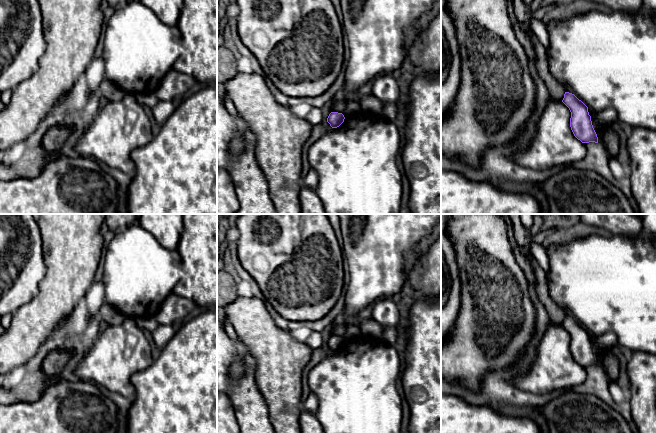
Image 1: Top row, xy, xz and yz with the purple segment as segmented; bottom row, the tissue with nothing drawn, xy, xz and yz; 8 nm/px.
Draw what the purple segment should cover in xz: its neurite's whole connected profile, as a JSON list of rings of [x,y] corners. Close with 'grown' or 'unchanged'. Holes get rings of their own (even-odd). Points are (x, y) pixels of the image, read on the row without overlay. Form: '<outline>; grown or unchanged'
[[[331,336],[327,342],[327,346],[332,352],[339,351],[344,346],[344,339],[338,336]]]; unchanged

